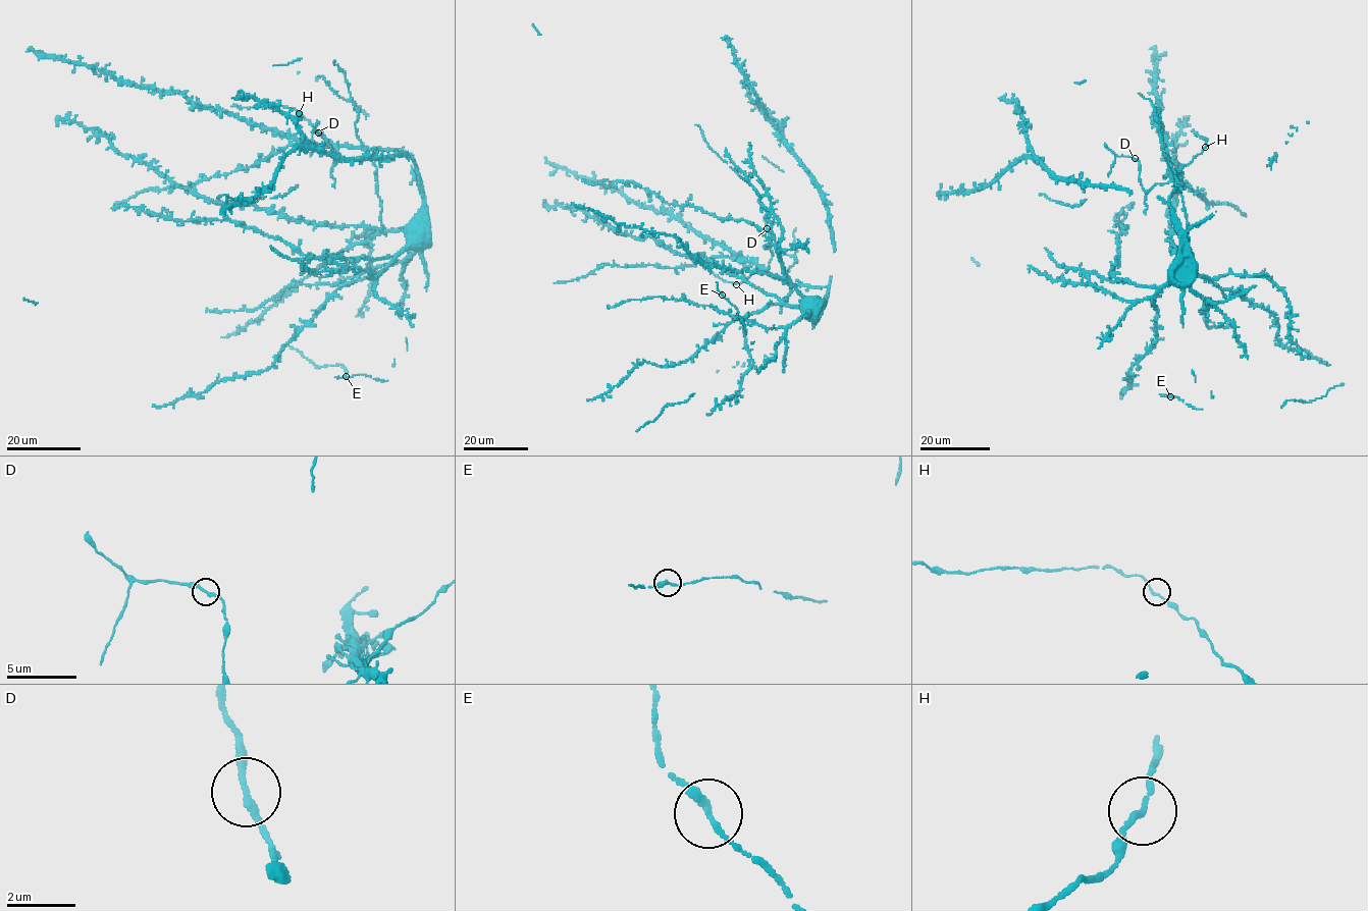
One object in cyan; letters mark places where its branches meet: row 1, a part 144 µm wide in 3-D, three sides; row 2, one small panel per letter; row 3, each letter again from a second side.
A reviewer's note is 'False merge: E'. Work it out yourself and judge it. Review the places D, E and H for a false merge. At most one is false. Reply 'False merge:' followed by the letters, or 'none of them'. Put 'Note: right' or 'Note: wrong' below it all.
False merge: none of them
Note: wrong

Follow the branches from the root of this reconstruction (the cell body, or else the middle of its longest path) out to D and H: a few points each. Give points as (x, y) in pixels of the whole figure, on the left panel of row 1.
D: (428, 231), (421, 180), (411, 155), (404, 151), (334, 147), (338, 153), (335, 162), (324, 135), (318, 131)
H: (428, 231), (421, 180), (411, 155), (404, 151), (335, 146), (317, 134), (299, 113)

